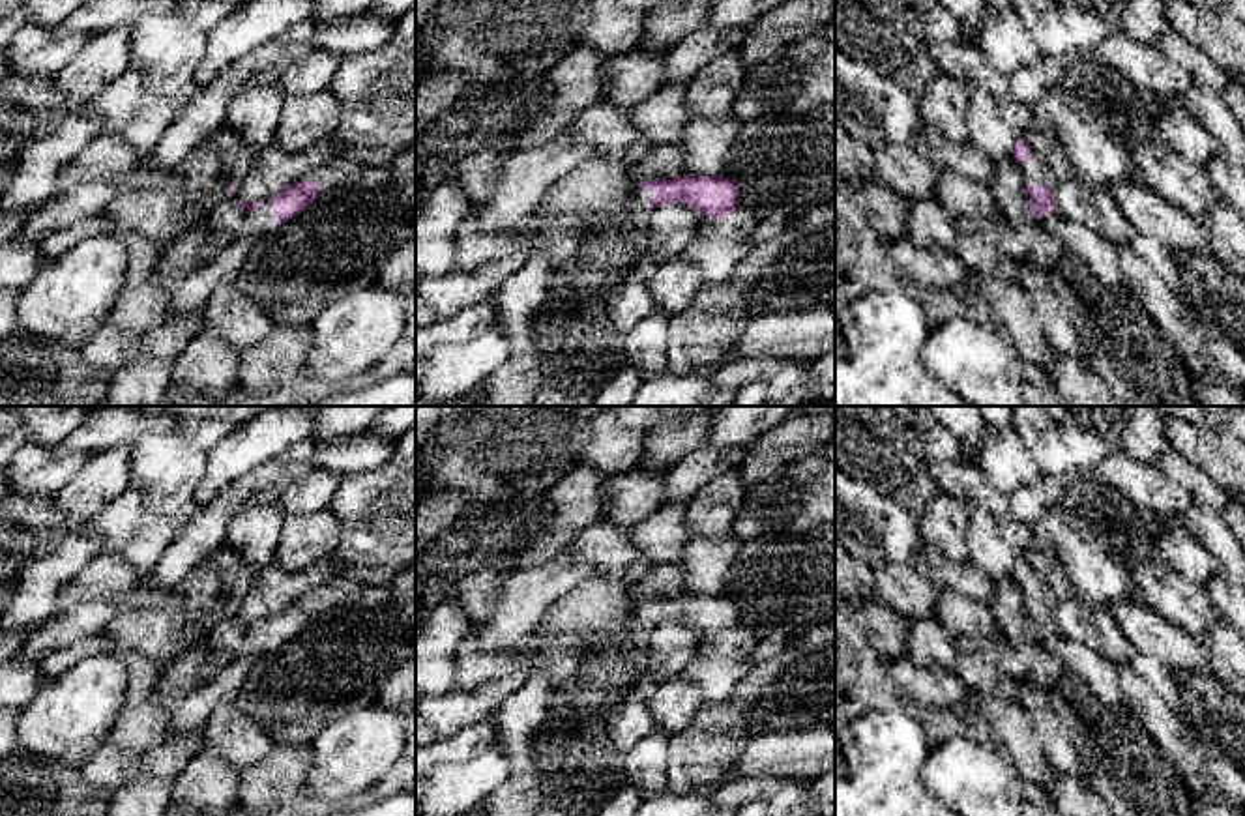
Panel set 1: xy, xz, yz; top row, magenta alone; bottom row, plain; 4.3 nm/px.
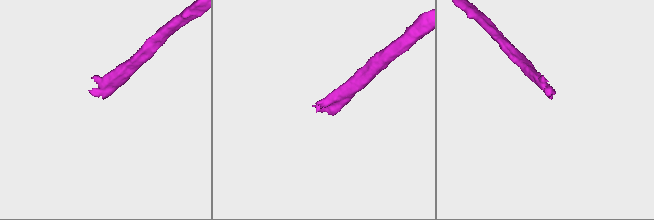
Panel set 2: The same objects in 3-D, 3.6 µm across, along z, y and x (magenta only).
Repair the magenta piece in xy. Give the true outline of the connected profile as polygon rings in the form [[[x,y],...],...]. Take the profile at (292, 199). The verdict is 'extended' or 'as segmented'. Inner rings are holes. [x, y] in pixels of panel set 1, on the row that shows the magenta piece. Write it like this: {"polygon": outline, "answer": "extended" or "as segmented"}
{"polygon": [[[230,180],[223,197],[213,202],[210,232],[217,241],[256,240],[273,234],[281,225],[300,215],[320,193],[318,180],[286,185],[266,202],[238,204],[234,195],[242,180]]], "answer": "extended"}

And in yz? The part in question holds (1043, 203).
{"polygon": [[[1026,138],[1015,144],[1013,159],[1018,163],[1032,211],[1060,243],[1086,260],[1114,294],[1131,296],[1129,284],[1116,266],[1112,247],[1088,226],[1067,219],[1052,197],[1056,176],[1048,163],[1032,150]]], "answer": "extended"}

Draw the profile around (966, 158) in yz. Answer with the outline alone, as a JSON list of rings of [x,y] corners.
[[[923,125],[923,142],[917,144],[917,152],[934,168],[951,167],[981,185],[990,185],[992,182],[994,163],[972,142],[972,138],[953,142],[936,129]]]

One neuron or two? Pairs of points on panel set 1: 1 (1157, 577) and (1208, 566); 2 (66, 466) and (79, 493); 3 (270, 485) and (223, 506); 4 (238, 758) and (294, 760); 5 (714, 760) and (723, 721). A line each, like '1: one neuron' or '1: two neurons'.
1: two neurons
2: two neurons
3: one neuron
4: two neurons
5: one neuron

